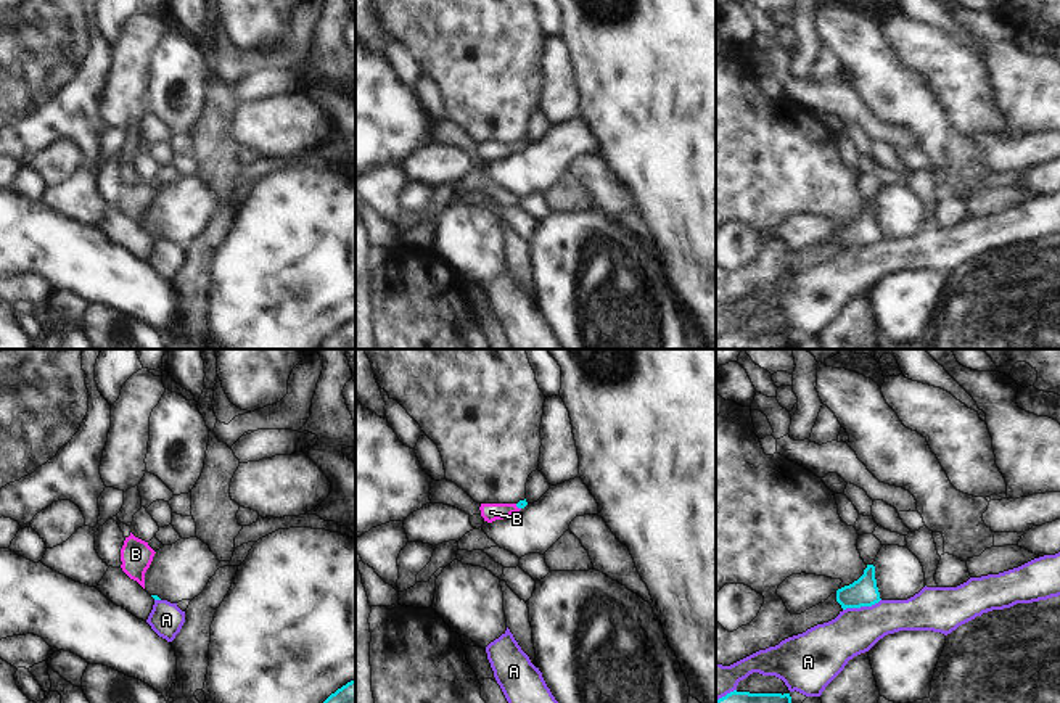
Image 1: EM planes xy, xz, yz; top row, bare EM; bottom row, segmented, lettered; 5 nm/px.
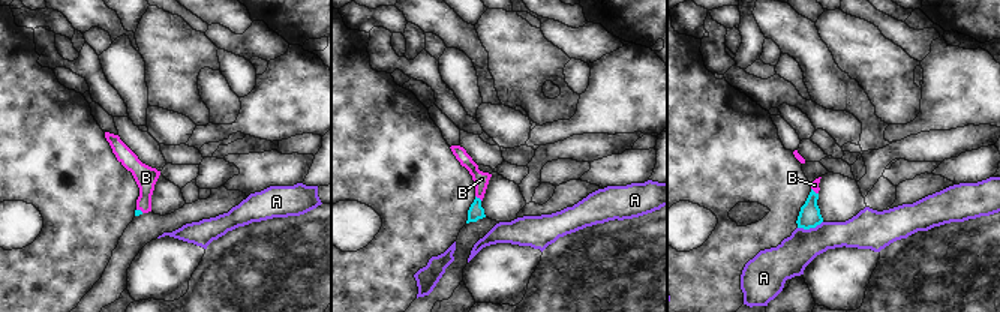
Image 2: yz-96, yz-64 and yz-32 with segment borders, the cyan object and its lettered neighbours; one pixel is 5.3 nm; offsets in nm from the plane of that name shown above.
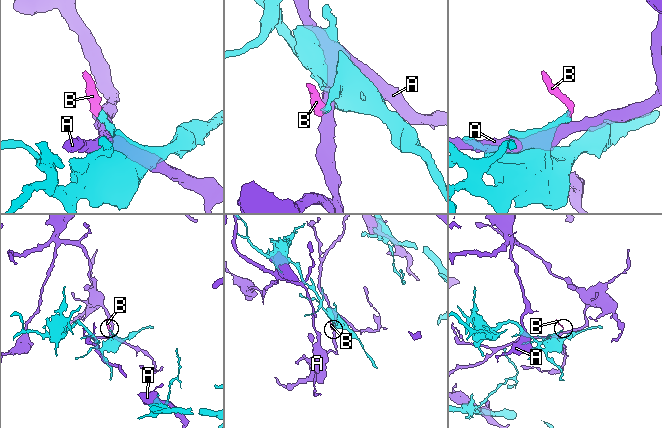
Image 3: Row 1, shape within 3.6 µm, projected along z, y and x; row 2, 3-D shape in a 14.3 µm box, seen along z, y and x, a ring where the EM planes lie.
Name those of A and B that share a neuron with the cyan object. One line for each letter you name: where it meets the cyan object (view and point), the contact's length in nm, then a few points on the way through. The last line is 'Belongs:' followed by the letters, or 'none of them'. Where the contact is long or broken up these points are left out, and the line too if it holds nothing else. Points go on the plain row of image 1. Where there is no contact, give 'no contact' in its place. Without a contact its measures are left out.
B: meets cyan in xz at (518, 147); contact 40 nm long; runs through xz (521, 143), (518, 147), (491, 152)
Belongs: B

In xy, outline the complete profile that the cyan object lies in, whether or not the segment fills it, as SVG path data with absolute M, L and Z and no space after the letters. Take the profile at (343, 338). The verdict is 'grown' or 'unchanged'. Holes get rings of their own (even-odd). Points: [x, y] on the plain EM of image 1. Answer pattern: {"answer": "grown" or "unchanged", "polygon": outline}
{"answer": "unchanged", "polygon": "M355 320L331 333L318 349L355 349Z"}

